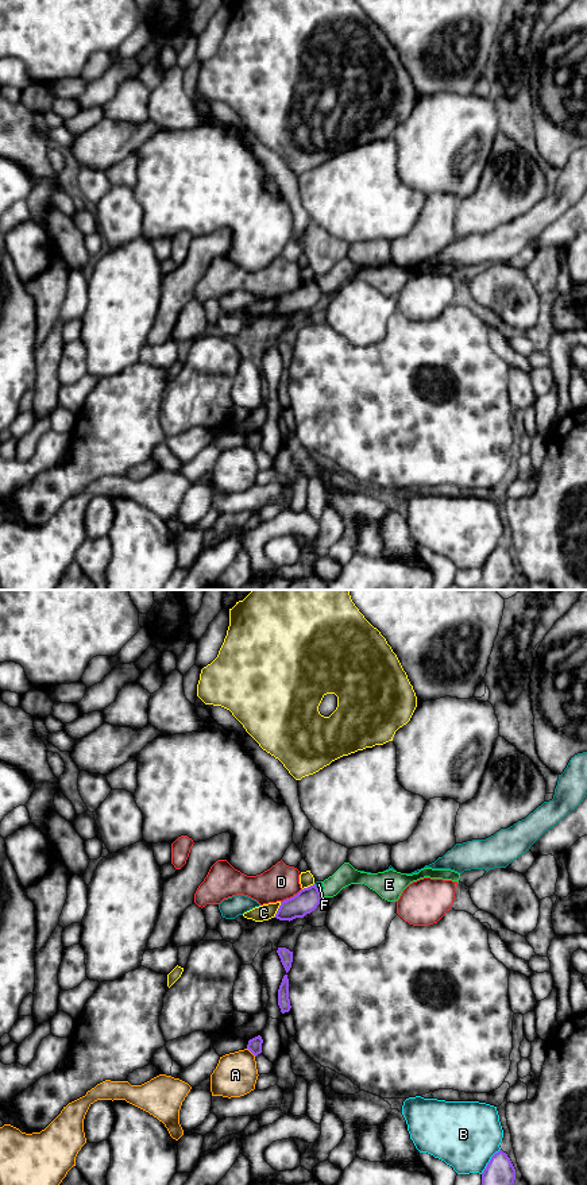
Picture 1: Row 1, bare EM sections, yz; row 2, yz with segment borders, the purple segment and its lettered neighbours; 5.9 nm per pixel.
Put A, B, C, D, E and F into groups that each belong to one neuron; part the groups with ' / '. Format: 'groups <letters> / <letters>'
groups A / B / C / D / E F

